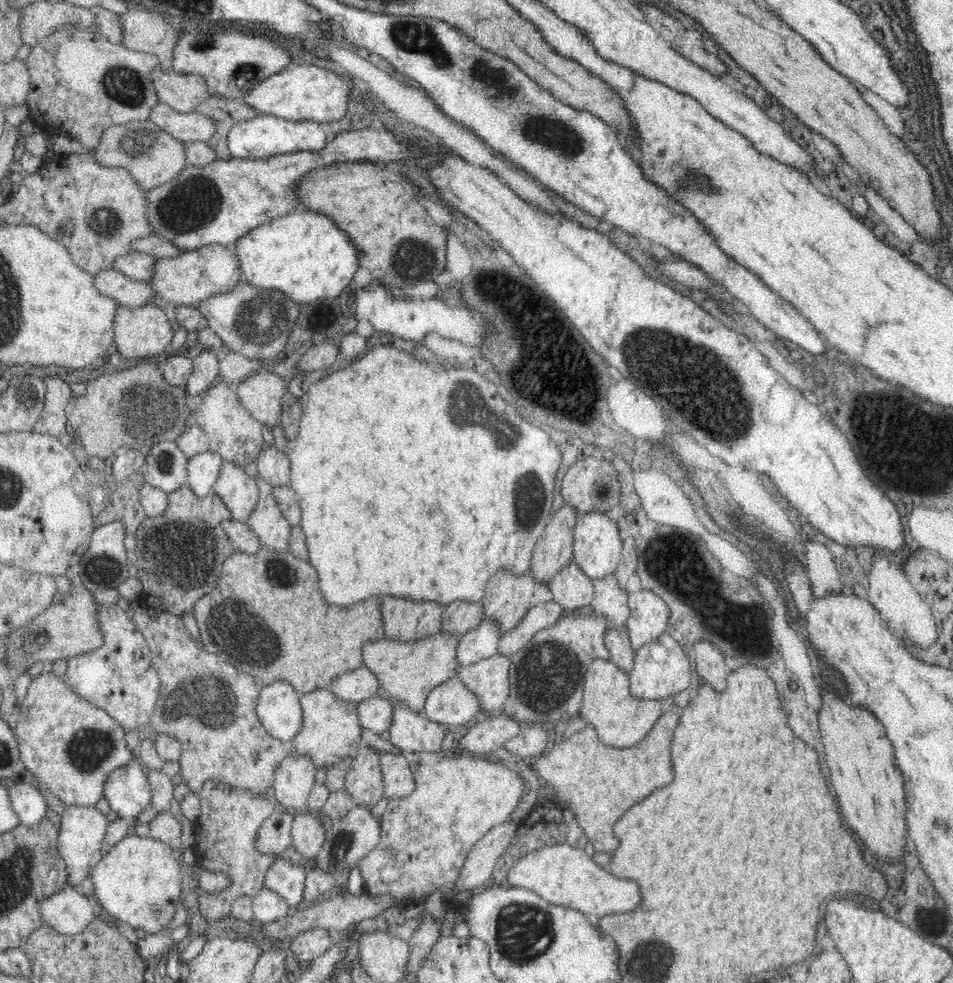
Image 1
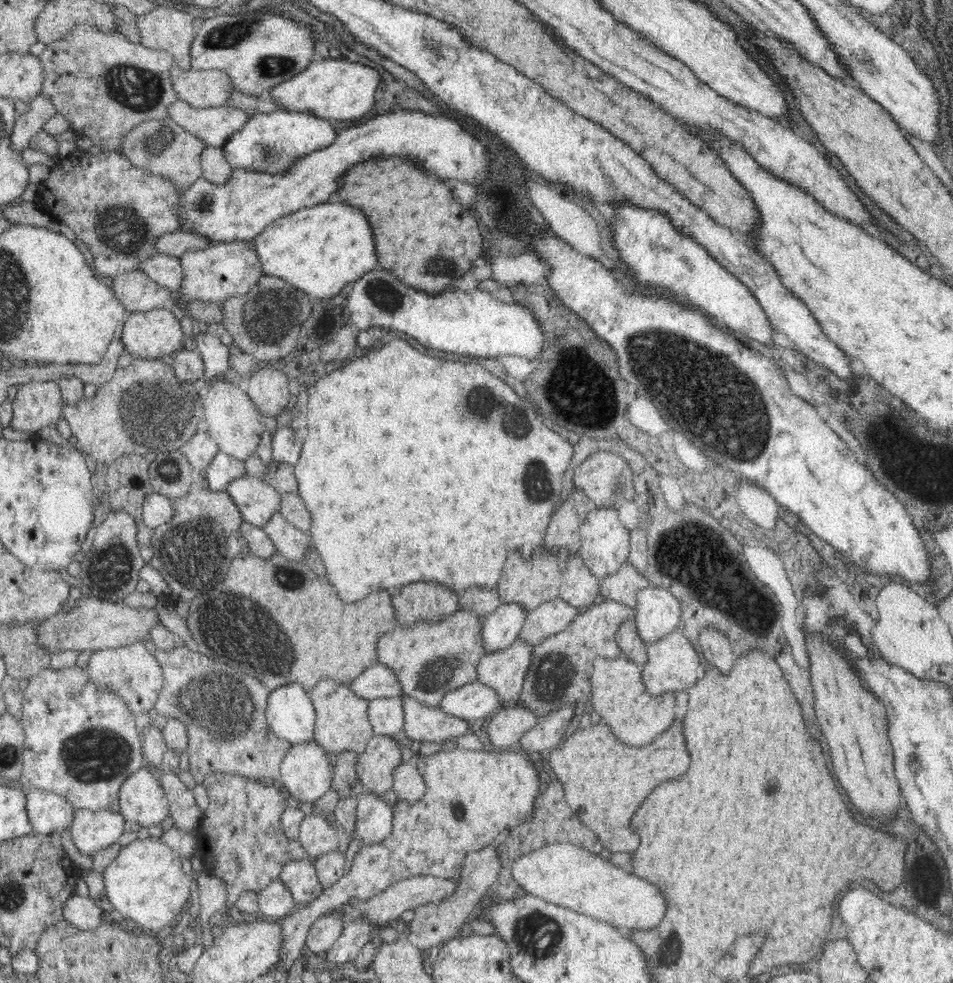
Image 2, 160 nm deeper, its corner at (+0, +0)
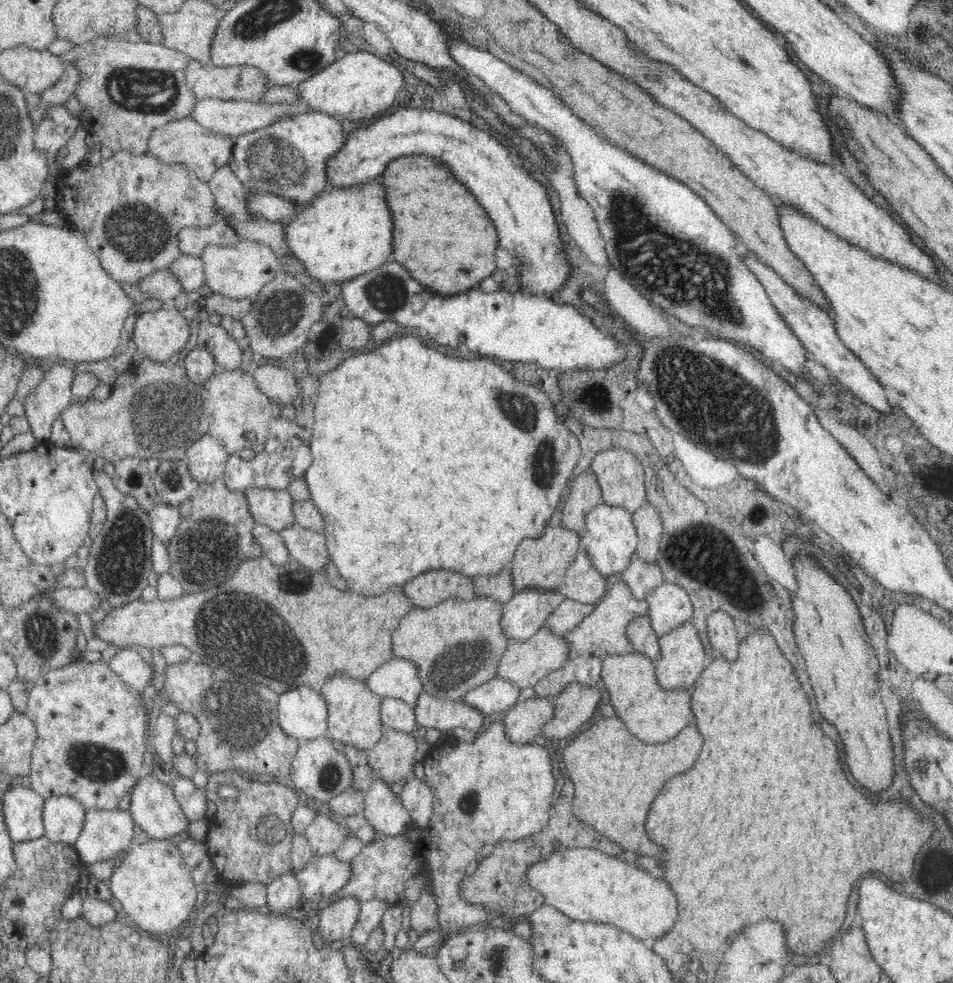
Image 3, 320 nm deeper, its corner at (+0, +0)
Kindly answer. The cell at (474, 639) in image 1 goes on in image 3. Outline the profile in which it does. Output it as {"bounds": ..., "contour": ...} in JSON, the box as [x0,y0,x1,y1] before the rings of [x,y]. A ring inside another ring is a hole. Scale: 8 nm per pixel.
{"bounds":[500,587,566,640],"contour":[[[526,587],[516,591],[504,605],[500,625],[509,639],[526,640],[544,627],[544,620],[562,604],[566,596],[558,591]]]}

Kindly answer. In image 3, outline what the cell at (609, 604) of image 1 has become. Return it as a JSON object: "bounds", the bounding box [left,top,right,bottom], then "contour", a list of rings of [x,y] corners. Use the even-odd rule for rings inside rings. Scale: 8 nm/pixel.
{"bounds":[613,556,665,599],"contour":[[[633,556],[626,570],[613,579],[628,583],[630,591],[637,599],[644,599],[647,592],[665,582],[662,577],[662,569],[656,562],[646,562],[638,556]]]}

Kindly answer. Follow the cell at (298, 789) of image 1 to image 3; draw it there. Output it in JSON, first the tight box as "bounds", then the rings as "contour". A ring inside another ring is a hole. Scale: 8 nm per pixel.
{"bounds":[288,736,354,804],"contour":[[[324,736],[298,743],[296,759],[293,761],[292,770],[288,776],[298,790],[307,794],[311,803],[319,804],[328,803],[338,794],[348,791],[352,786],[354,774],[348,758],[343,752],[334,748],[334,742],[328,736]]]}

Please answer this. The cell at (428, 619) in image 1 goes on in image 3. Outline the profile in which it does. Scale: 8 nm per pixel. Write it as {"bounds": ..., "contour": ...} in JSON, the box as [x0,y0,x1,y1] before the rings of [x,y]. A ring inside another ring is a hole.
{"bounds":[402,569,475,608],"contour":[[[432,569],[411,578],[402,586],[402,590],[413,603],[413,608],[428,608],[450,597],[464,601],[473,599],[475,594],[472,580],[472,577],[450,569]]]}

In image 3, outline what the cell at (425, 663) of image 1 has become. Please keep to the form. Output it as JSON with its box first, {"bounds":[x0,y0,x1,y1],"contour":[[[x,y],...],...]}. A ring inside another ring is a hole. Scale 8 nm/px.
{"bounds":[391,595,509,700],"contour":[[[488,595],[474,597],[464,601],[450,597],[448,600],[428,608],[412,608],[399,622],[391,634],[393,640],[393,656],[412,661],[418,667],[418,674],[424,685],[424,692],[433,694],[436,698],[456,700],[464,698],[474,688],[487,684],[488,680],[497,677],[496,666],[502,654],[506,652],[509,638],[506,637],[500,618],[504,605]]]}

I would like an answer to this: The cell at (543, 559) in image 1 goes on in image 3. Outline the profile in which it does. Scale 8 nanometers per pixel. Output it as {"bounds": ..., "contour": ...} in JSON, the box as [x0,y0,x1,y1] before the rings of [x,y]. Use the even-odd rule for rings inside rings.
{"bounds":[560,472,605,538],"contour":[[[584,472],[568,485],[568,498],[562,508],[560,525],[572,529],[580,538],[585,534],[586,515],[596,506],[605,504],[594,473]]]}

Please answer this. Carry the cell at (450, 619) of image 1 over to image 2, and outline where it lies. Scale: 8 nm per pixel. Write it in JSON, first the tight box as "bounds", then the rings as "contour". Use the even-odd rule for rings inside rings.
{"bounds":[458,585,500,620],"contour":[[[474,585],[466,591],[460,592],[458,609],[474,611],[474,613],[478,613],[480,619],[484,620],[500,605],[500,595],[498,595],[496,585],[492,587]]]}

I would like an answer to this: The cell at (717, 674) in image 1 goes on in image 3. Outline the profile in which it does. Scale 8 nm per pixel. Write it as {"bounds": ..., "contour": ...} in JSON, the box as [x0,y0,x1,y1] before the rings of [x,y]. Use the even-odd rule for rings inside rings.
{"bounds":[706,611,740,661],"contour":[[[714,611],[707,620],[706,628],[708,640],[715,654],[728,661],[736,660],[740,641],[732,616],[726,611]]]}

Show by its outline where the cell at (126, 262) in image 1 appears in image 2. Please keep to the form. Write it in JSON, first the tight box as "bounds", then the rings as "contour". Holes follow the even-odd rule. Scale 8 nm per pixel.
{"bounds":[138,252,183,293],"contour":[[[157,252],[139,265],[138,271],[146,274],[158,285],[178,293],[183,279],[183,267],[180,258]]]}

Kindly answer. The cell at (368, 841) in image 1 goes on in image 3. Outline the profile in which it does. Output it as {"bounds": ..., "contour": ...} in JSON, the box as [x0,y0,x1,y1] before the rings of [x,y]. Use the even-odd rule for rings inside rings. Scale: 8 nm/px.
{"bounds":[364,778,411,836],"contour":[[[375,778],[364,792],[364,814],[368,823],[382,836],[402,835],[411,821],[410,813],[382,778]]]}

